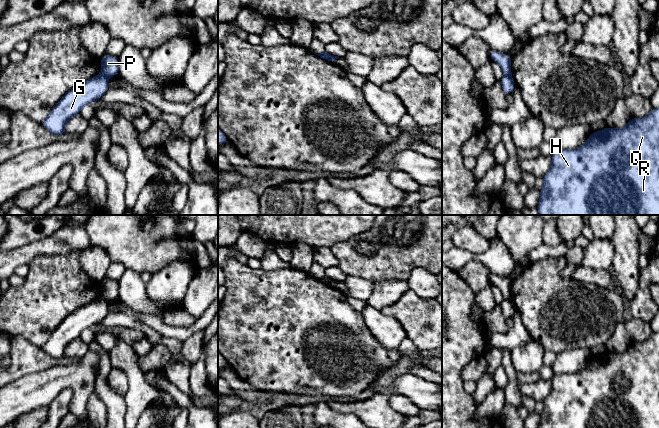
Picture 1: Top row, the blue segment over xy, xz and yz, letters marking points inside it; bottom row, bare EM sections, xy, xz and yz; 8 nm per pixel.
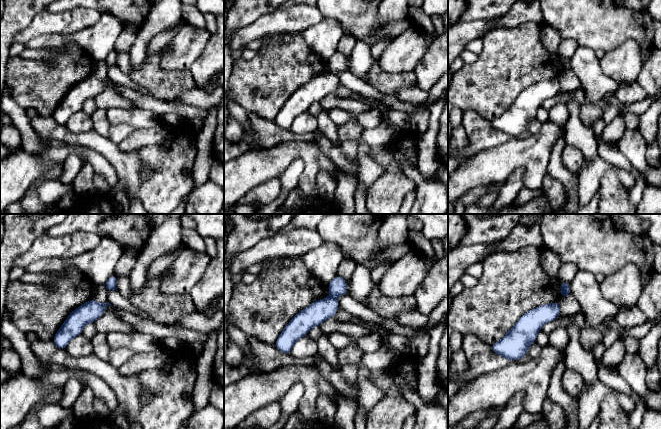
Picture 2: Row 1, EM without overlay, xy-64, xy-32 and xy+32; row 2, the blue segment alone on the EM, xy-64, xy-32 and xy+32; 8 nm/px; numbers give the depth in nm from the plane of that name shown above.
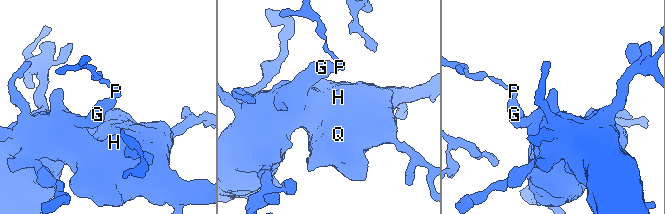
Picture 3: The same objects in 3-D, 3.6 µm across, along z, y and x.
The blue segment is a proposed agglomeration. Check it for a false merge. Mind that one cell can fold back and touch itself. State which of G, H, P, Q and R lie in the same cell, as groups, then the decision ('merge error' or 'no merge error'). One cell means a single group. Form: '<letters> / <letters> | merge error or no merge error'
G H Q R / P | merge error

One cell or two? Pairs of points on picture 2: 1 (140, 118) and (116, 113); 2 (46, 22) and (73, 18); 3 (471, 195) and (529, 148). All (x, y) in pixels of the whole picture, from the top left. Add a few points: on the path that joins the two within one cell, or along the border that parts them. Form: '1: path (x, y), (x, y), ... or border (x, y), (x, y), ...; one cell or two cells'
1: path (134, 117), (122, 116); one cell
2: path (53, 22), (66, 22); one cell
3: border (502, 182), (469, 189), (460, 198); two cells

